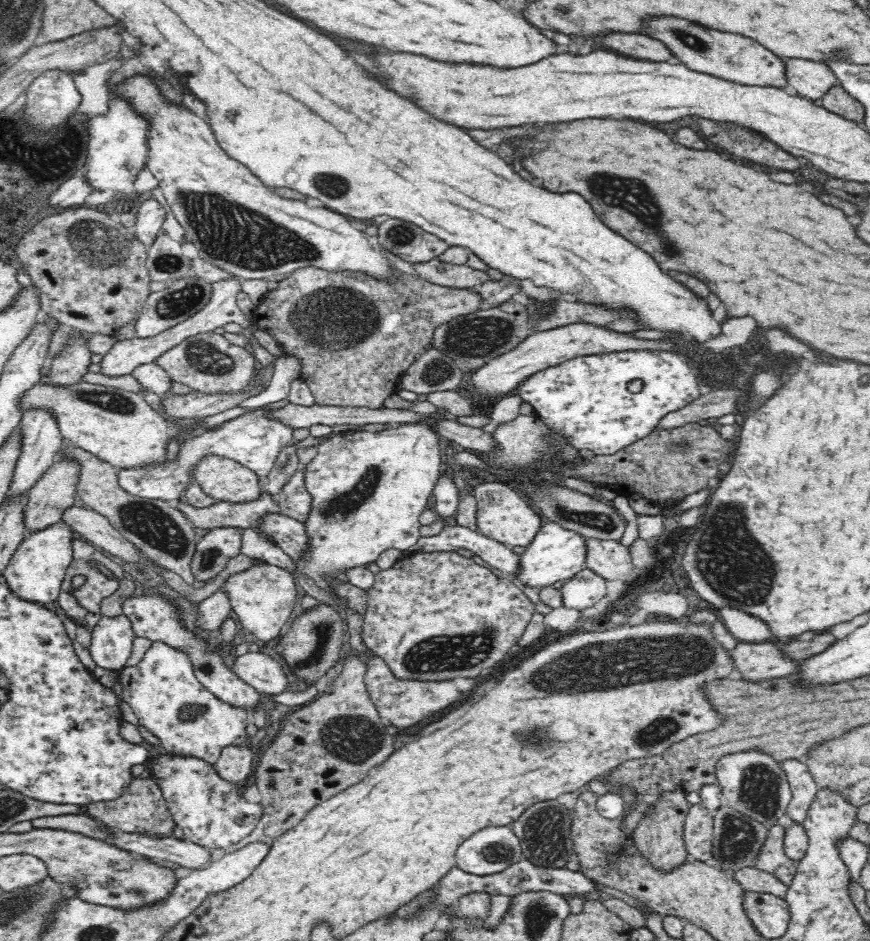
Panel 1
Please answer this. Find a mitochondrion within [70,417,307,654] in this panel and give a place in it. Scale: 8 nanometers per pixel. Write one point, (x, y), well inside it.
(150, 523)

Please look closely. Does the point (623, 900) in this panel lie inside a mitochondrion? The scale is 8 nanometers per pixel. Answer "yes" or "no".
no

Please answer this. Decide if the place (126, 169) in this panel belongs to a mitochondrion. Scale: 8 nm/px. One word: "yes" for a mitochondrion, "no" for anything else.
yes

